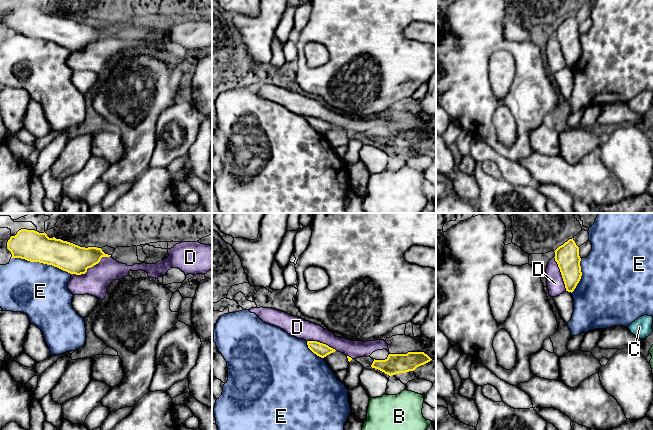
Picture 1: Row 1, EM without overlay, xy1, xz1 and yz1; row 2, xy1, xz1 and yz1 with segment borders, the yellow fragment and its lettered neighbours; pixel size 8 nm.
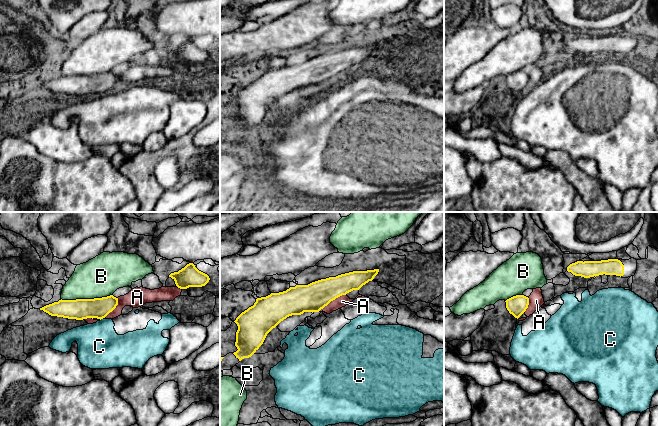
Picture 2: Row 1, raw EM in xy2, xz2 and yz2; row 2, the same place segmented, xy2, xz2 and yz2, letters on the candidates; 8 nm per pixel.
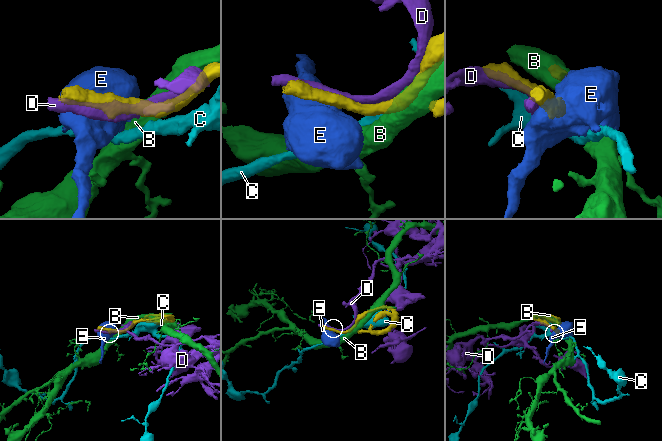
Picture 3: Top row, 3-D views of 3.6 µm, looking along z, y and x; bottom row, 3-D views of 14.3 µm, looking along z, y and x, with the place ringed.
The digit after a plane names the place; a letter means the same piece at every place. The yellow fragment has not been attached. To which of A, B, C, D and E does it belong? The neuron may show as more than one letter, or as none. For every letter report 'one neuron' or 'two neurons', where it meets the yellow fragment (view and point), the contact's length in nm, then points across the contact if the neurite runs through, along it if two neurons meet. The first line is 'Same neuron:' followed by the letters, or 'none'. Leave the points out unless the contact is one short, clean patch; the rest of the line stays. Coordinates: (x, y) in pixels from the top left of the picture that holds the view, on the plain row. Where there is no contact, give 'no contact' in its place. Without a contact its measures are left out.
Same neuron: D
A: two neurons | xz2 (331, 76) | 260 nm
B: two neurons | xy2 (86, 75) | 400 nm
C: two neurons | xy2 (101, 94) | 30 nm
D: one neuron | xy1 (90, 43) | 360 nm
E: two neurons | xy1 (41, 38) | 500 nm

